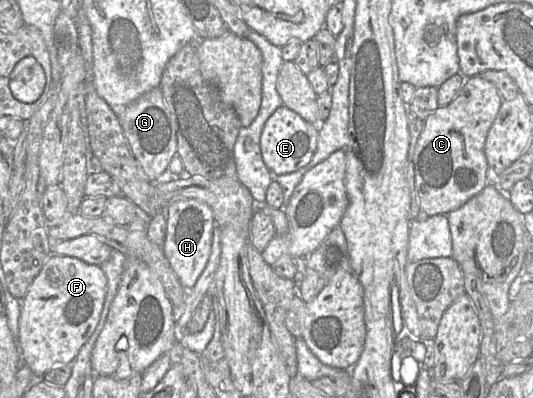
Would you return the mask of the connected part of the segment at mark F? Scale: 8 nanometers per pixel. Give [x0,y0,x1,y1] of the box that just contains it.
[17,255,107,377]

